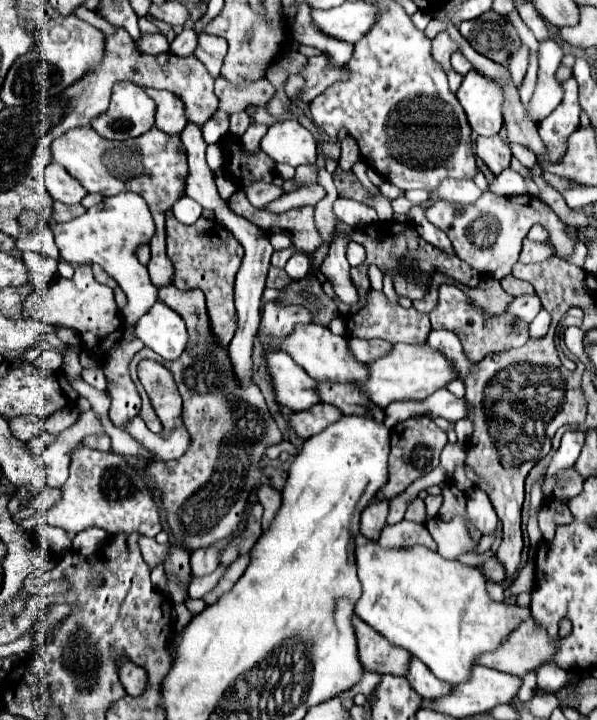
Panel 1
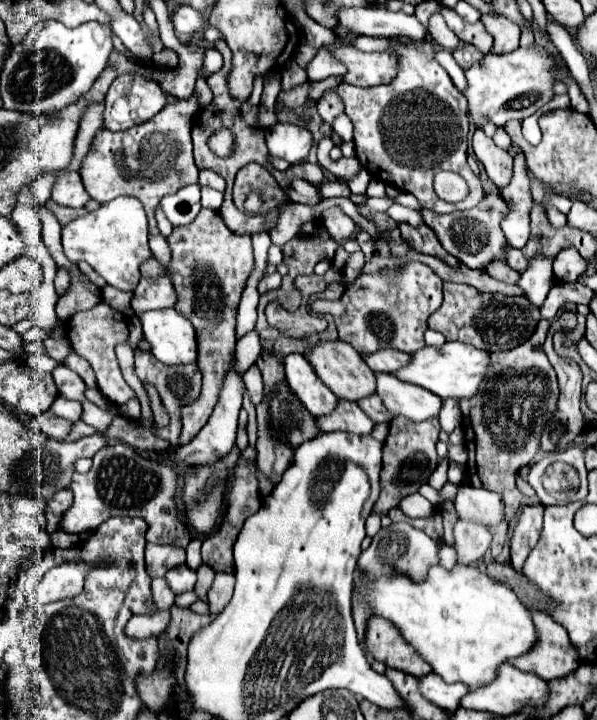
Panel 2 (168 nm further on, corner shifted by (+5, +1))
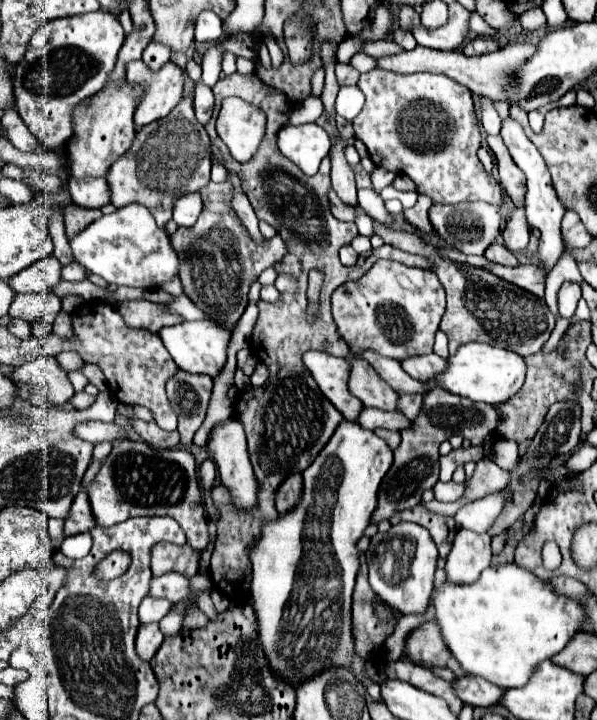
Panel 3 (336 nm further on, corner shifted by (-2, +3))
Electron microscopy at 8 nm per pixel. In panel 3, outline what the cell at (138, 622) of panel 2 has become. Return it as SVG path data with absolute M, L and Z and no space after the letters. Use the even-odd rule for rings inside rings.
M151 622L151 624L141 624L139 630L137 630L137 652L139 652L139 658L145 658L145 660L151 660L153 654L159 650L163 642L163 632L159 628L157 622Z

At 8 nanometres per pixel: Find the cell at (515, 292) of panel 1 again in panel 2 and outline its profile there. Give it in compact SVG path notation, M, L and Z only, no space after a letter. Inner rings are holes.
M492 260L488 266L486 266L486 272L496 278L496 280L502 280L506 284L516 284L518 278L520 278L520 272L512 270L504 260Z

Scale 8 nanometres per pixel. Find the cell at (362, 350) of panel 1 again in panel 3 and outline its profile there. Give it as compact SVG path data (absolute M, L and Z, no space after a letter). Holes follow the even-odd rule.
M435 352L433 354L423 354L423 356L409 356L409 358L401 360L401 368L409 376L421 378L423 382L433 378L433 374L437 374L437 370L441 370L441 366L445 366L445 360L439 358Z

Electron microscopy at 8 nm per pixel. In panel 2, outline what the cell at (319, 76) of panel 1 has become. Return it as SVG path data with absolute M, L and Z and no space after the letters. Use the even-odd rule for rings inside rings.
M354 46L330 48L330 52L348 68L344 82L356 86L388 84L398 74L398 56L392 52L362 52Z

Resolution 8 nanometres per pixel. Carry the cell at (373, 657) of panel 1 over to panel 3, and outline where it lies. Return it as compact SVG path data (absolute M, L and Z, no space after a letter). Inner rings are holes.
M425 622L405 638L405 656L425 668L447 668L451 654L441 642L437 622Z

